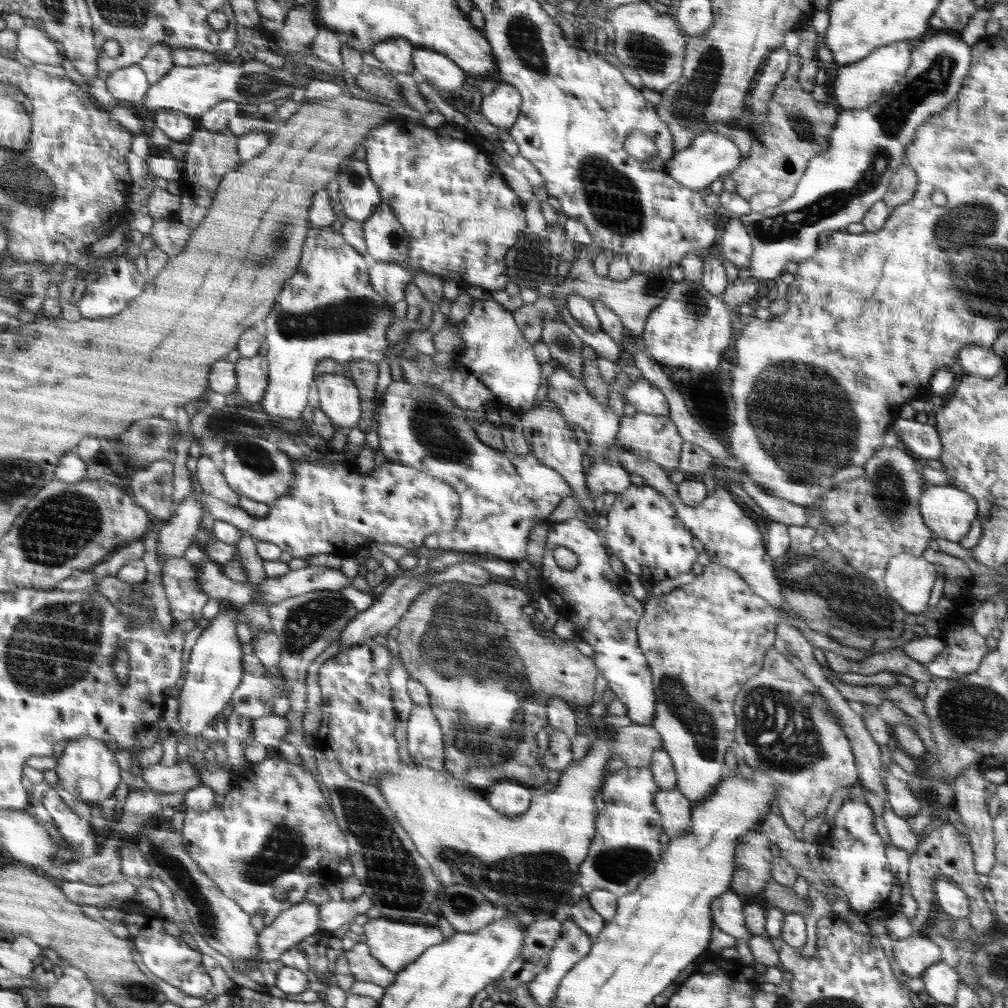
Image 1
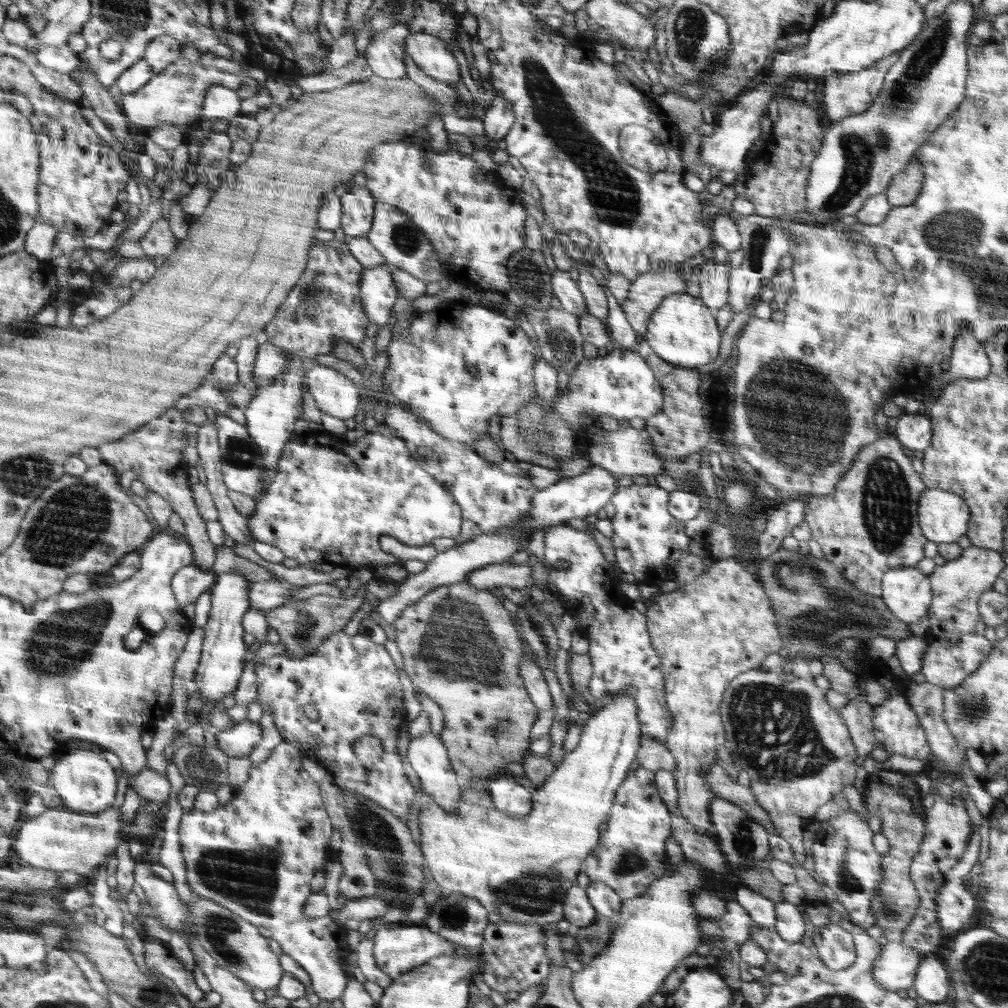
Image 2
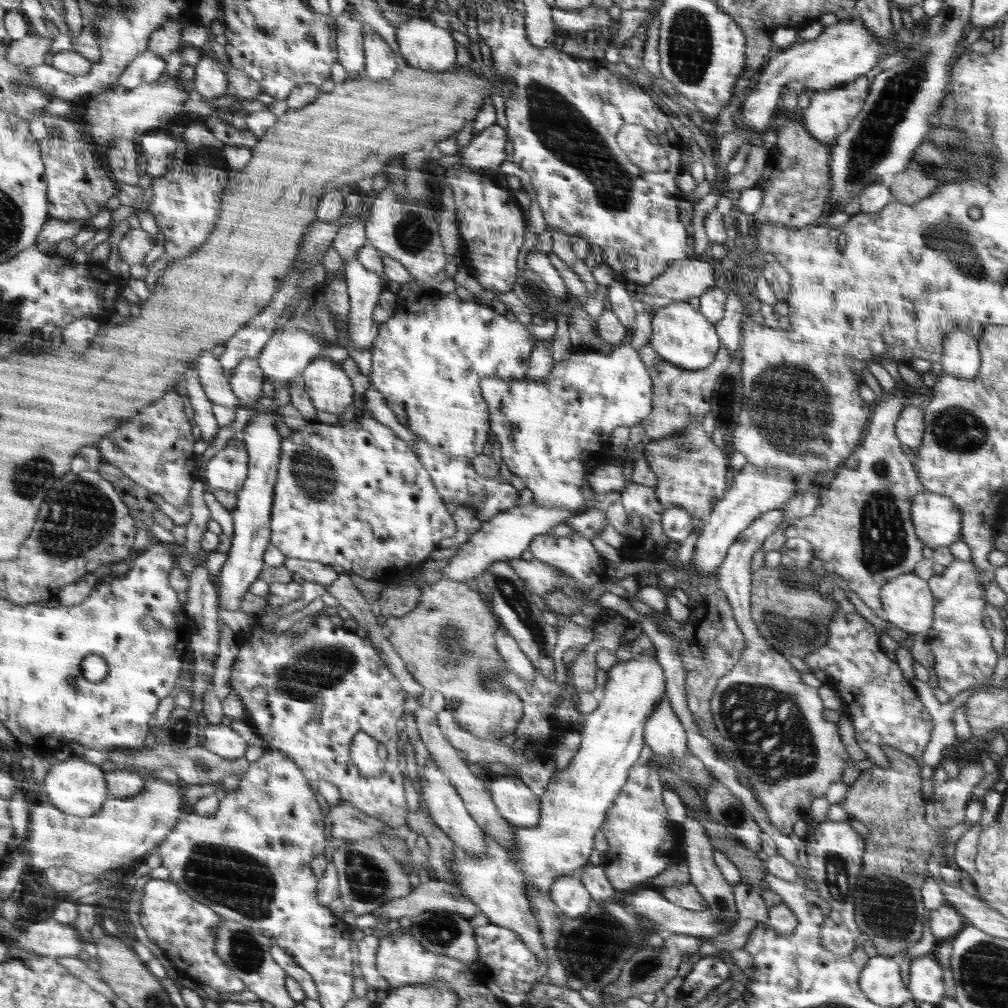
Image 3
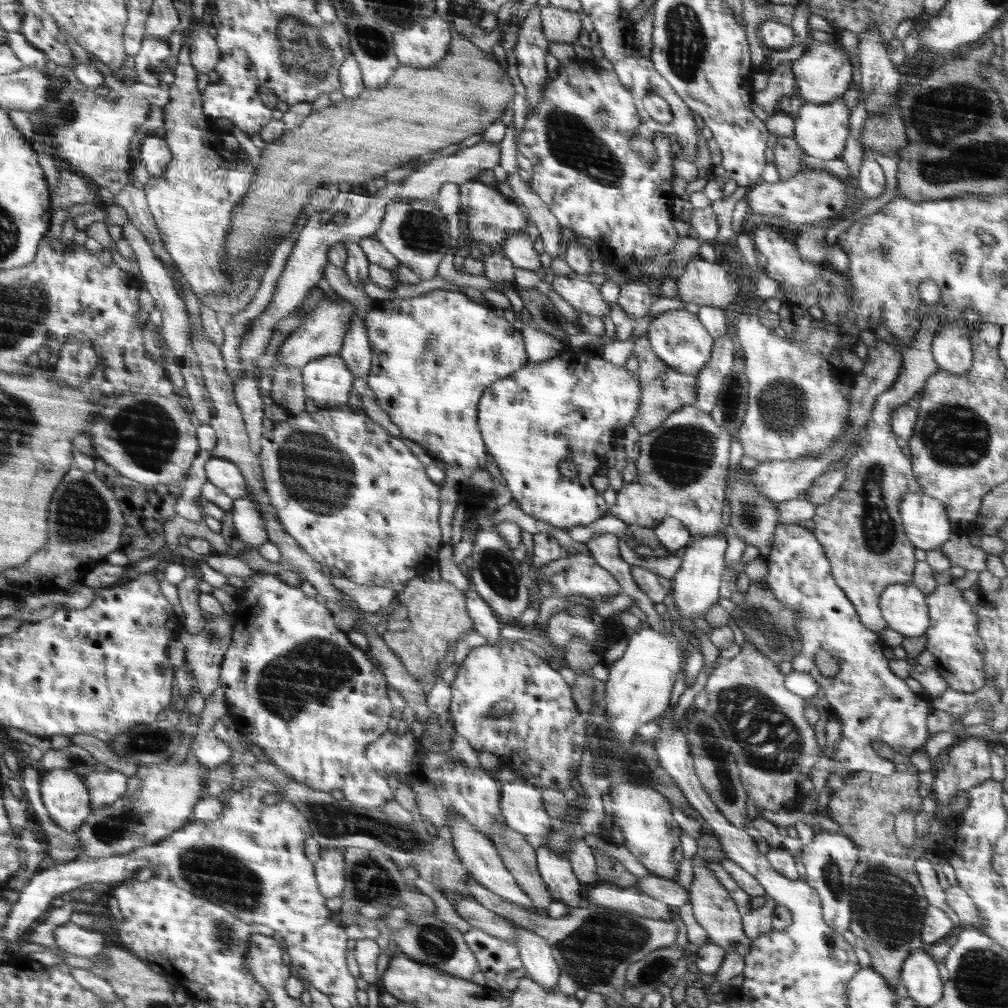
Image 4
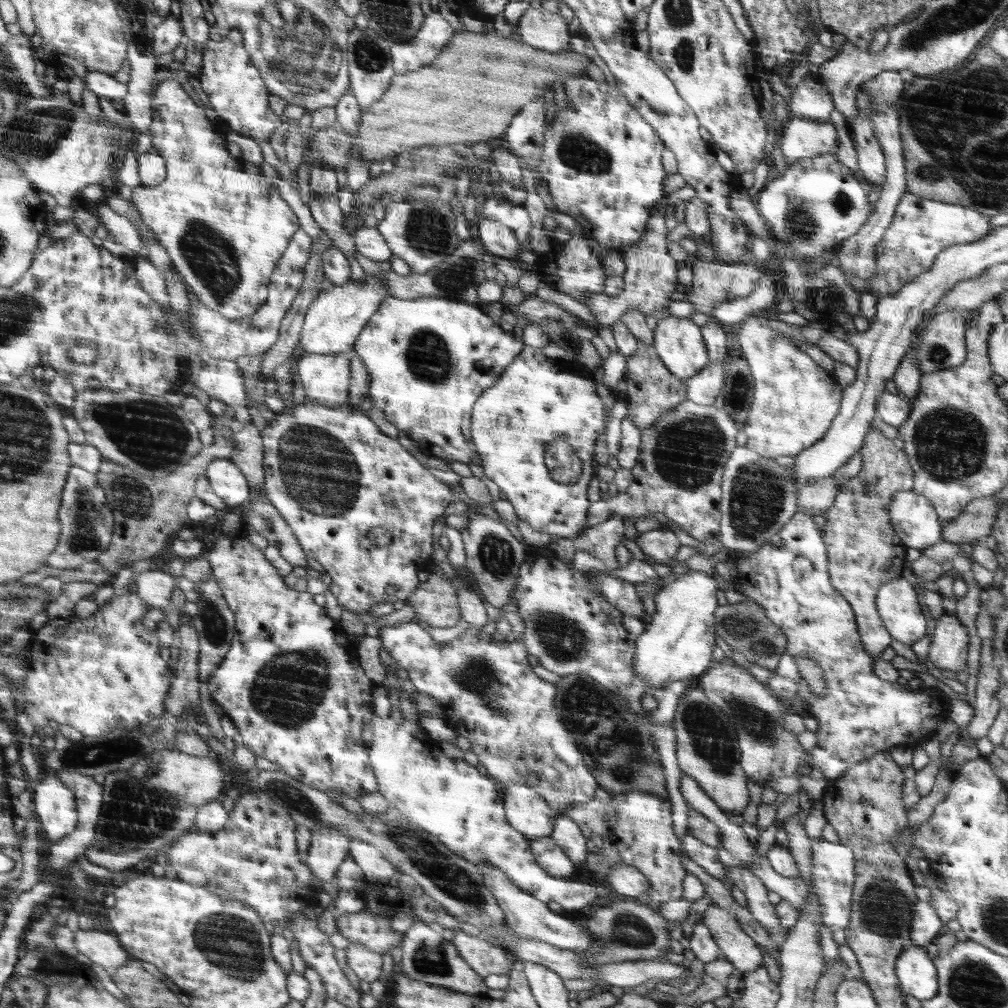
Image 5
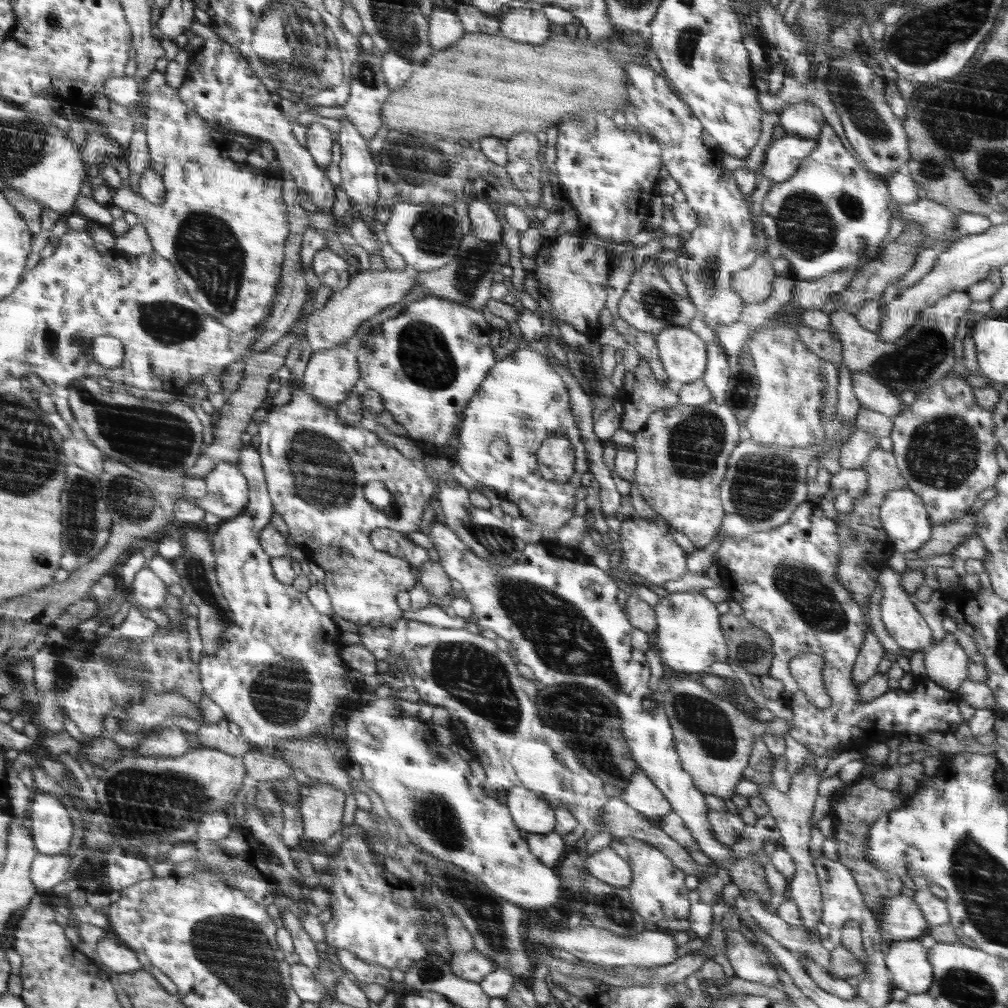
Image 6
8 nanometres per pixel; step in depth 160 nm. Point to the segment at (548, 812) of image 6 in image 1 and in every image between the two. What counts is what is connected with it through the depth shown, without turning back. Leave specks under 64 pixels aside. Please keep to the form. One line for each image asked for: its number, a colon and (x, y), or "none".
1: (509, 798)
2: (509, 797)
3: (516, 803)
4: (521, 803)
5: (526, 811)

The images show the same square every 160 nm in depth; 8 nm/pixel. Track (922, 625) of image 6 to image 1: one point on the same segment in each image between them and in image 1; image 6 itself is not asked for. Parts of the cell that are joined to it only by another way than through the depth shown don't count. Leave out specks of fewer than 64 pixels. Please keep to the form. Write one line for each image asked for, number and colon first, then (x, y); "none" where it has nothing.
1: (909, 579)
2: (906, 591)
3: (907, 601)
4: (903, 606)
5: (897, 603)

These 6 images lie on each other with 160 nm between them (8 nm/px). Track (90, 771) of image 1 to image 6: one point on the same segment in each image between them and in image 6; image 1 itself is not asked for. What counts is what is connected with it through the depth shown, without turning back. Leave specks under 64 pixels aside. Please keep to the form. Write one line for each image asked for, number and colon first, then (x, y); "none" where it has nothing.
2: (86, 782)
3: (77, 787)
4: (66, 797)
5: (55, 807)
6: (51, 828)

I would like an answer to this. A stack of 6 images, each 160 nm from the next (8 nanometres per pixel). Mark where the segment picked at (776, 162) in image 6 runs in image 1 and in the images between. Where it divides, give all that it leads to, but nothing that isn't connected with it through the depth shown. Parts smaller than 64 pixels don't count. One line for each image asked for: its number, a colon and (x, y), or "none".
1: (858, 85)
2: (845, 94)
3: (830, 113)
4: (821, 130)
5: (802, 138)

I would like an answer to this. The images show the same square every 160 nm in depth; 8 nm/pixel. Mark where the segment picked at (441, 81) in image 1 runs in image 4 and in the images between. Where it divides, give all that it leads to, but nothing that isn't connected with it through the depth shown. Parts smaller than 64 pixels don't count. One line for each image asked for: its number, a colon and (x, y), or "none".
2: (430, 53)
3: (431, 48)
4: (421, 46)

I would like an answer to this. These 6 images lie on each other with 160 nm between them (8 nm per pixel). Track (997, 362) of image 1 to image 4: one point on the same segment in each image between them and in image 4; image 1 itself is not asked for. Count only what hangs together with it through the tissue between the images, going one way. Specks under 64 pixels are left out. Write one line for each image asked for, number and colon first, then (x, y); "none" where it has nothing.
2: (969, 360)
3: (961, 358)
4: (951, 348)

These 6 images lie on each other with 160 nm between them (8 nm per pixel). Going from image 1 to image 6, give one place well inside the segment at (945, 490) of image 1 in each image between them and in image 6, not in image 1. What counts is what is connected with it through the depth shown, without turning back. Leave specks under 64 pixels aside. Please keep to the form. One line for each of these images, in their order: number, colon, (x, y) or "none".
2: (943, 516)
3: (937, 520)
4: (925, 519)
5: (913, 517)
6: (904, 517)

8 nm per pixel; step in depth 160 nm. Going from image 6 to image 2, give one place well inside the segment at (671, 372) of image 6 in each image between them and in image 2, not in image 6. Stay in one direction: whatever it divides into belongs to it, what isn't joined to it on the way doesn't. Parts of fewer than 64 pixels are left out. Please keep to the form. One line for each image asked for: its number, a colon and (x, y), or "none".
2: (683, 331)
3: (681, 335)
4: (677, 337)
5: (678, 342)

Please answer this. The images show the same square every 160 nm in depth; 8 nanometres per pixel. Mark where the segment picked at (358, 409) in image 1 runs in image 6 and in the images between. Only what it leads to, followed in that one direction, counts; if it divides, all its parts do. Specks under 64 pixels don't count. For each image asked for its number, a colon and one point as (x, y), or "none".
2: (334, 393)
3: (330, 388)
4: (327, 380)
5: (325, 377)
6: (331, 374)

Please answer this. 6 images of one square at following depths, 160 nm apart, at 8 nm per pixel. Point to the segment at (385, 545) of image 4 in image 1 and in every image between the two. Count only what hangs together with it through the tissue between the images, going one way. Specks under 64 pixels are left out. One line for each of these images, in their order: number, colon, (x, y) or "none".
1: (331, 508)
2: (330, 501)
3: (353, 495)

